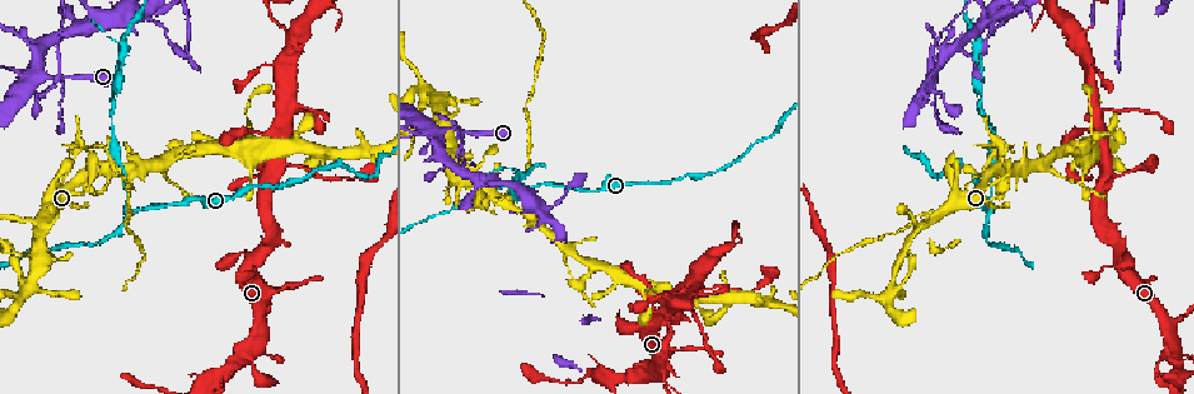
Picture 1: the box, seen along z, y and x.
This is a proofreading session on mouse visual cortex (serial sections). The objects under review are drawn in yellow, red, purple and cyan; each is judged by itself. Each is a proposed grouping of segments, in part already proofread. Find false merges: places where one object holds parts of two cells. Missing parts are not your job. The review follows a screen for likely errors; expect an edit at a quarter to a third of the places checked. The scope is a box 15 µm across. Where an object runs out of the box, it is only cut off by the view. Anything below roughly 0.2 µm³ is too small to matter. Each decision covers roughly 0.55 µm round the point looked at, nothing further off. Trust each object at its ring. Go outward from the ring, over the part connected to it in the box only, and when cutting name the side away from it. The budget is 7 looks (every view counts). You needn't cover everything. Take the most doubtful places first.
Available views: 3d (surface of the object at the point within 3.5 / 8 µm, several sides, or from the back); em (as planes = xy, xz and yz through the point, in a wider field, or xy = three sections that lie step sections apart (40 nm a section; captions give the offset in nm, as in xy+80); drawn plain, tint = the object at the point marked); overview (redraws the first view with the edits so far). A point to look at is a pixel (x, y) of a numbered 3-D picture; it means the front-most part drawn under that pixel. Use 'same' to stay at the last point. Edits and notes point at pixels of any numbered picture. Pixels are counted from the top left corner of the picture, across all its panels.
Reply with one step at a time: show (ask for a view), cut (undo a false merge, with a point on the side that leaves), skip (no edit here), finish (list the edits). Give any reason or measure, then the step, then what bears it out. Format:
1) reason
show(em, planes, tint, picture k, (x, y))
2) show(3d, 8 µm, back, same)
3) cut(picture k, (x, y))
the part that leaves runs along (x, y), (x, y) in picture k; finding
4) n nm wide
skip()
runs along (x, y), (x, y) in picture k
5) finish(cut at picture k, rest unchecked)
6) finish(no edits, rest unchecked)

sharp bend
show(3d, 3.5 µm, picture 1, (105, 169))

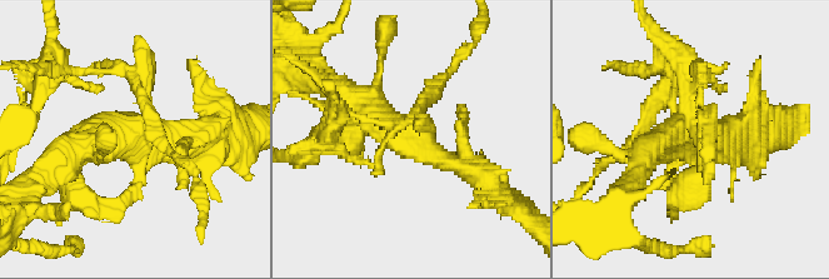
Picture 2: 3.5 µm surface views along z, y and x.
need the tissue
show(em, xy, step 3, plain, picture 2, (687, 135))

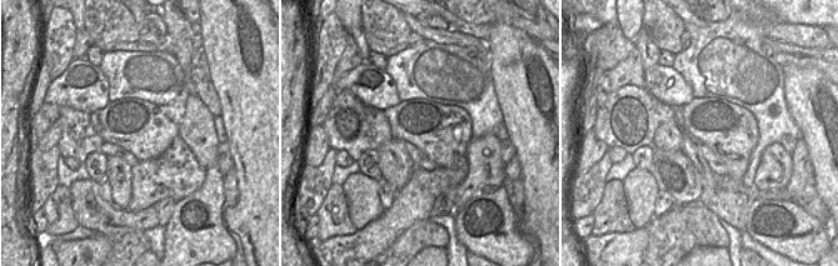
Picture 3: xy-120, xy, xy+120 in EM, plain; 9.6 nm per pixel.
show(em, xy, step 3, tint, same)

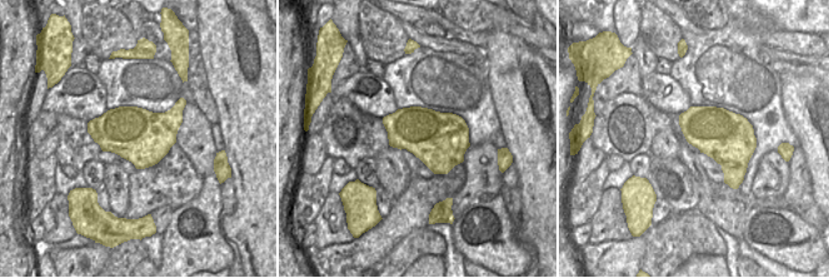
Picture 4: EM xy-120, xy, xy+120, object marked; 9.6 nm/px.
550 nm wide
cut(picture 2, (131, 69))
the part that leaves runs along (423, 121), (438, 80), (473, 45) in picture 2; a second cell is stuck on

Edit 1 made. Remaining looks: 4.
show(overview)

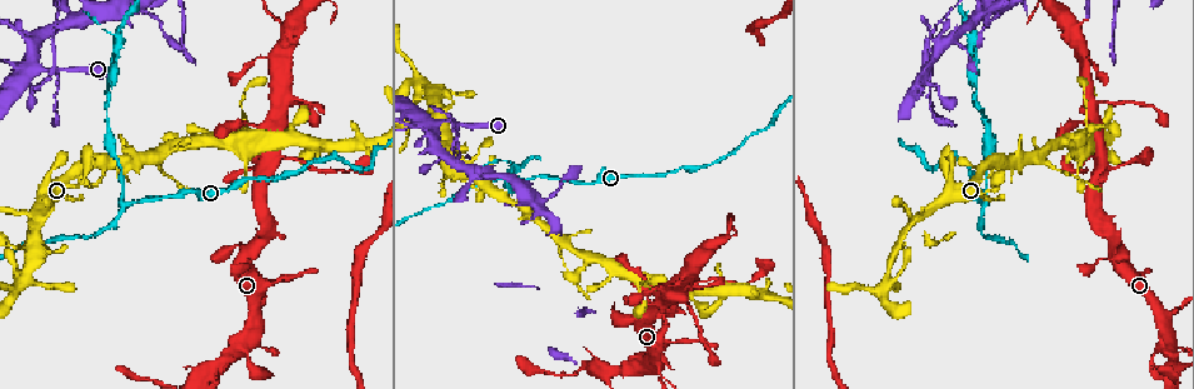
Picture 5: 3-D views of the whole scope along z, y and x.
a fork
show(3d, 3.5 µm, picture 5, (981, 205))

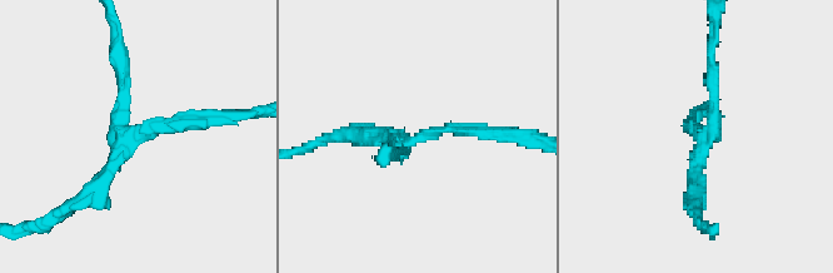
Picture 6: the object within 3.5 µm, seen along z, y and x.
3 arms; arms of 150, 150, 200 nm
show(em, xy, step 2, tint, picture 6, (700, 131))

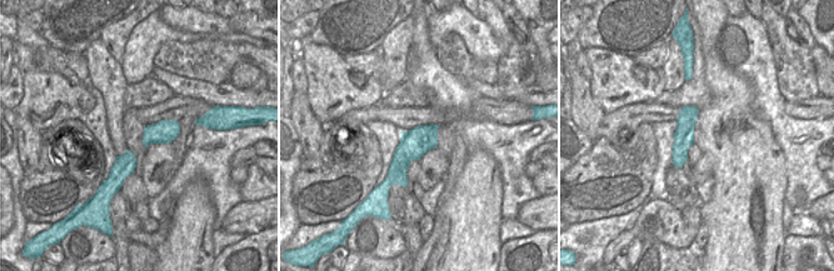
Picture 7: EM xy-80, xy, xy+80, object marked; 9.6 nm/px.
cut(picture 6, (714, 66))
the part that leaves runs along (714, 107), (714, 30) in picture 6; a second cell is stuck on

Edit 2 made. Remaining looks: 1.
finish(cut at picture 2, cut at picture 6, rest unchecked)

